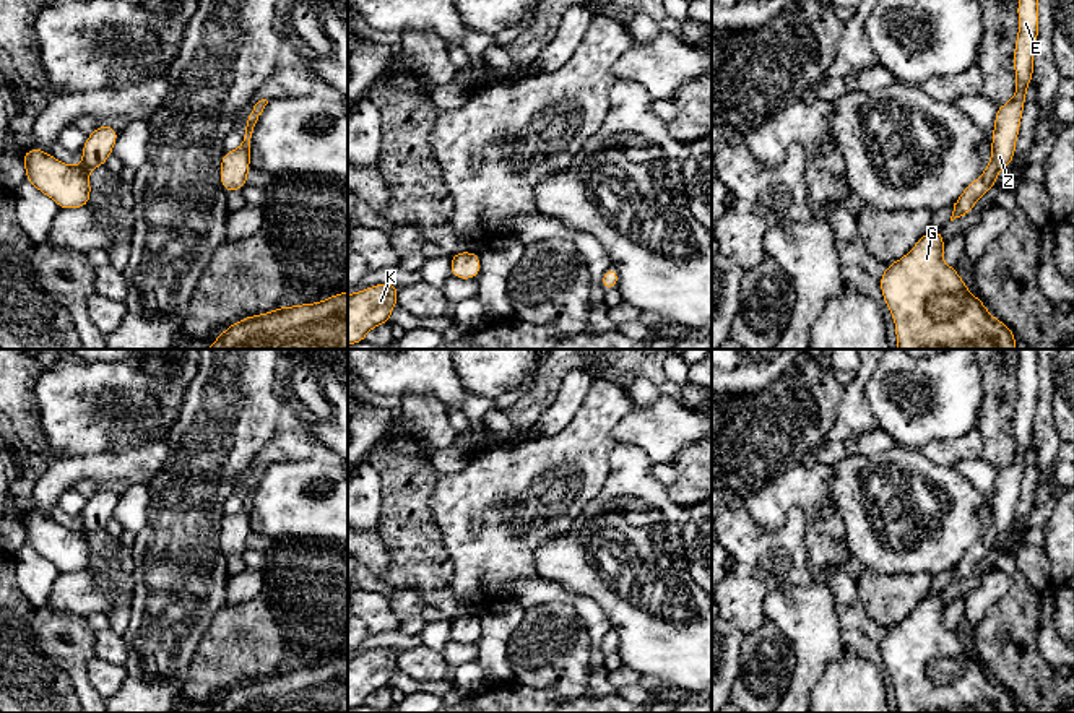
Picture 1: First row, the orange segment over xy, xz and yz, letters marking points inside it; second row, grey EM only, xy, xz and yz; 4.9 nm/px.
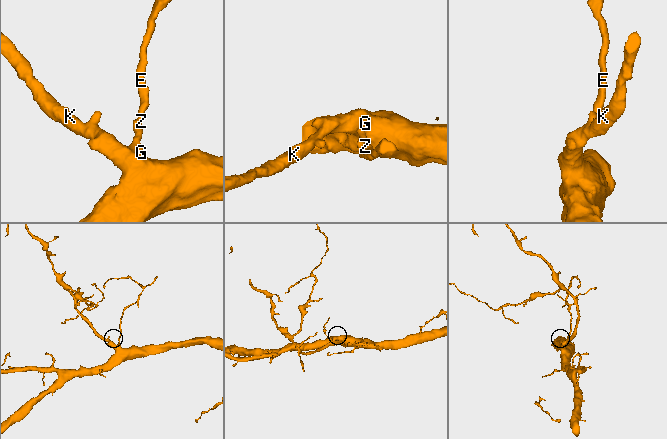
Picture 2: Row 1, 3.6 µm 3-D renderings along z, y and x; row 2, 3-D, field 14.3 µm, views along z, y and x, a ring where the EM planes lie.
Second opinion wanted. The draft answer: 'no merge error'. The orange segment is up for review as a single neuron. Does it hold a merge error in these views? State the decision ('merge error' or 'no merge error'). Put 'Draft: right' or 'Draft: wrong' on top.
Draft: right
no merge error

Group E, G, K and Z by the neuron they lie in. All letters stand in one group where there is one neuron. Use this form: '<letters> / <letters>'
E G K Z

